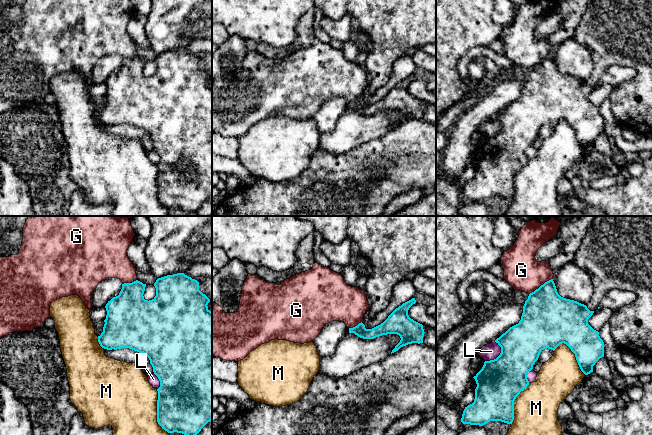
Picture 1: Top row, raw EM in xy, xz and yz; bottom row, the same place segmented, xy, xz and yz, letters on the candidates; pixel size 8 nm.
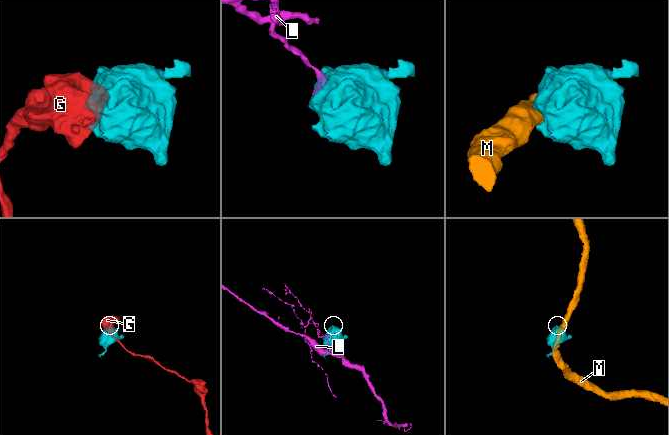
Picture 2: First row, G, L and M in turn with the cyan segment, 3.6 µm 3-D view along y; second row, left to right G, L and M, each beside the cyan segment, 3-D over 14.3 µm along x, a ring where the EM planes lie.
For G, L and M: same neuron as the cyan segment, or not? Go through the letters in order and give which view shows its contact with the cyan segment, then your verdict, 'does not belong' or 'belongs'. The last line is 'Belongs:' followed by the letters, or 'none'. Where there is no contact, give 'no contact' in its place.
G: yz | does not belong
L: yz | does not belong
M: xy | does not belong
Belongs: none

